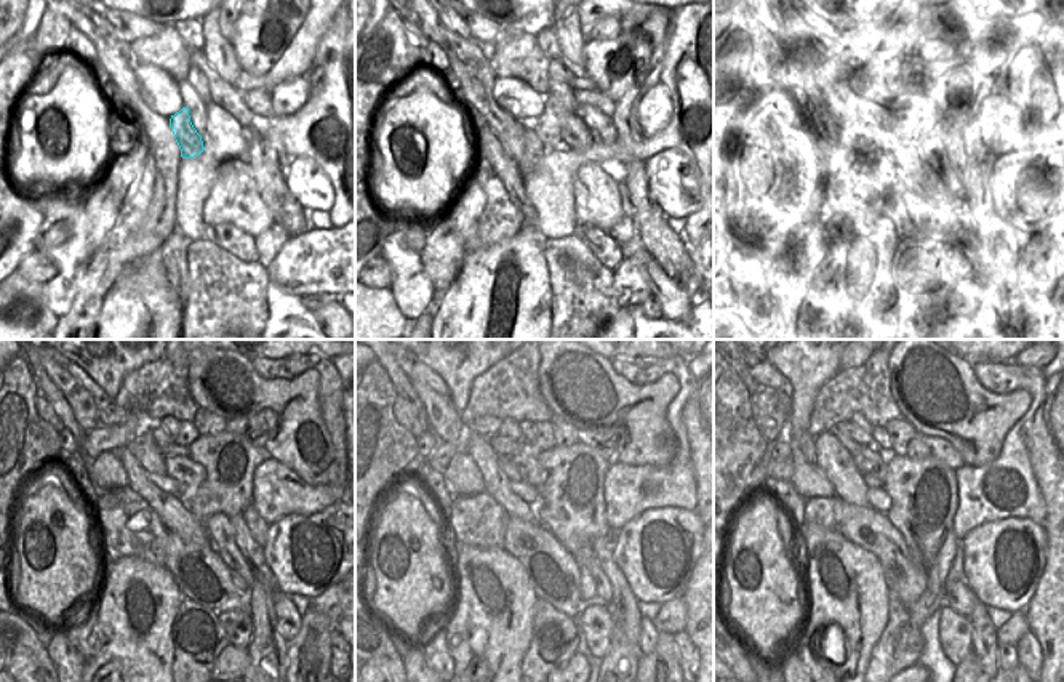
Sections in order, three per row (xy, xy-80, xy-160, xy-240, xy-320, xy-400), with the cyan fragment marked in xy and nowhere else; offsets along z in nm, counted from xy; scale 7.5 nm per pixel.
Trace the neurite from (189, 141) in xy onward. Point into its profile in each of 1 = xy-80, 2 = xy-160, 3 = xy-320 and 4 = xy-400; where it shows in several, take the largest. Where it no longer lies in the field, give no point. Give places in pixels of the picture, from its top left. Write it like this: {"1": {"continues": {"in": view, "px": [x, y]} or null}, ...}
{"1": {"continues": {"in": "xy-80", "px": [546, 127]}}, "2": {"continues": {"in": "xy-160", "px": [912, 117]}}, "3": {"continues": {"in": "xy-320", "px": [528, 468]}}, "4": {"continues": {"in": "xy-400", "px": [868, 461]}}}

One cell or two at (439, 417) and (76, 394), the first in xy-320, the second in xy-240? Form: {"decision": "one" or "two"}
{"decision": "one"}

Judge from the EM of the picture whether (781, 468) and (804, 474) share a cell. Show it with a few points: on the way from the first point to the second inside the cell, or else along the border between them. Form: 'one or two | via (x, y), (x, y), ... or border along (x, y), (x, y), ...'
two | border along (789, 457), (791, 479)

